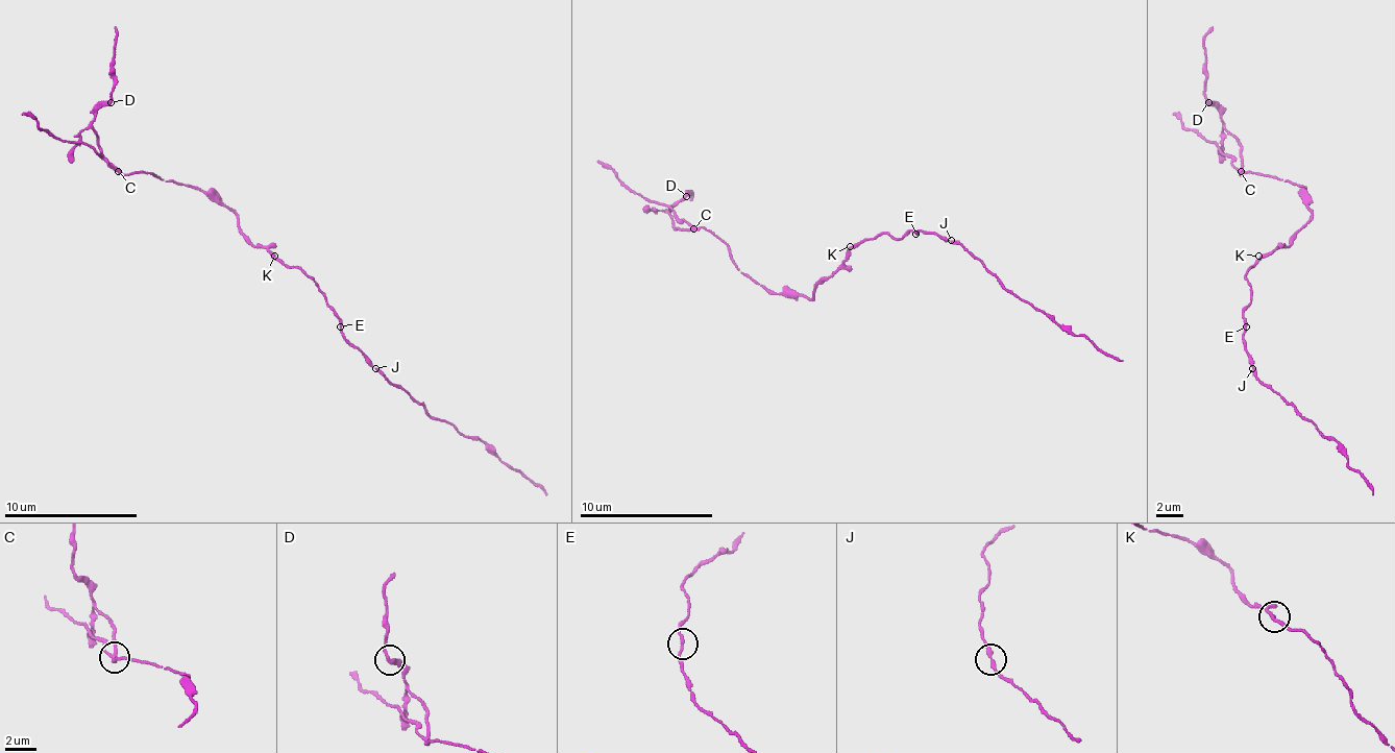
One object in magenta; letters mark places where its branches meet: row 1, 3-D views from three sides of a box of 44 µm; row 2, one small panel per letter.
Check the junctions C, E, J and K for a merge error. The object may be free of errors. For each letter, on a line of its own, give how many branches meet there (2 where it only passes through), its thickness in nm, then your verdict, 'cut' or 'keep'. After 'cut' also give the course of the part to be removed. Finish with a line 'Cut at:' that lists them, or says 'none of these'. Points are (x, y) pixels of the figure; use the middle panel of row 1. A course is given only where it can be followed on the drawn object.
C: 3 | 180 nm | cut | (693, 229), (677, 229), (669, 210), (686, 193), (689, 193), (689, 199)
E: 2 | 160 nm | keep
J: 2 | 240 nm | keep
K: 2 | 240 nm | keep
Cut at: C

